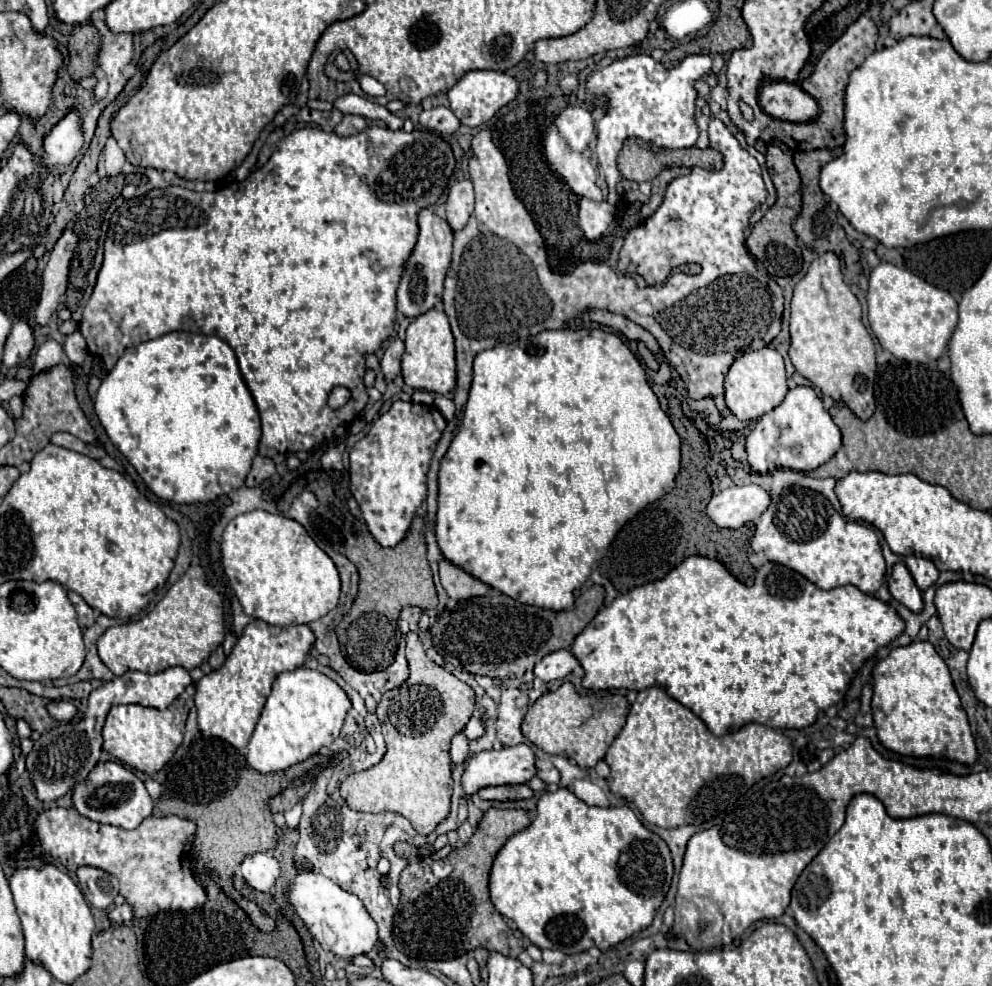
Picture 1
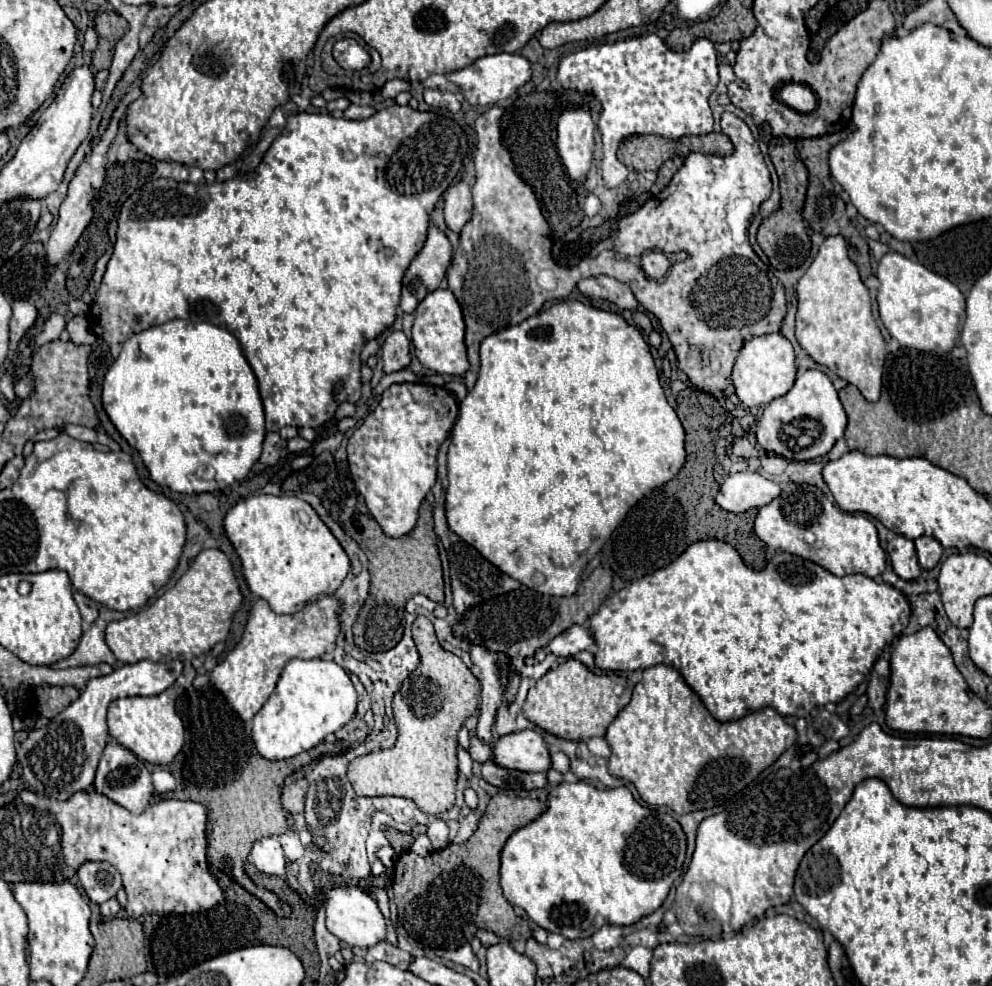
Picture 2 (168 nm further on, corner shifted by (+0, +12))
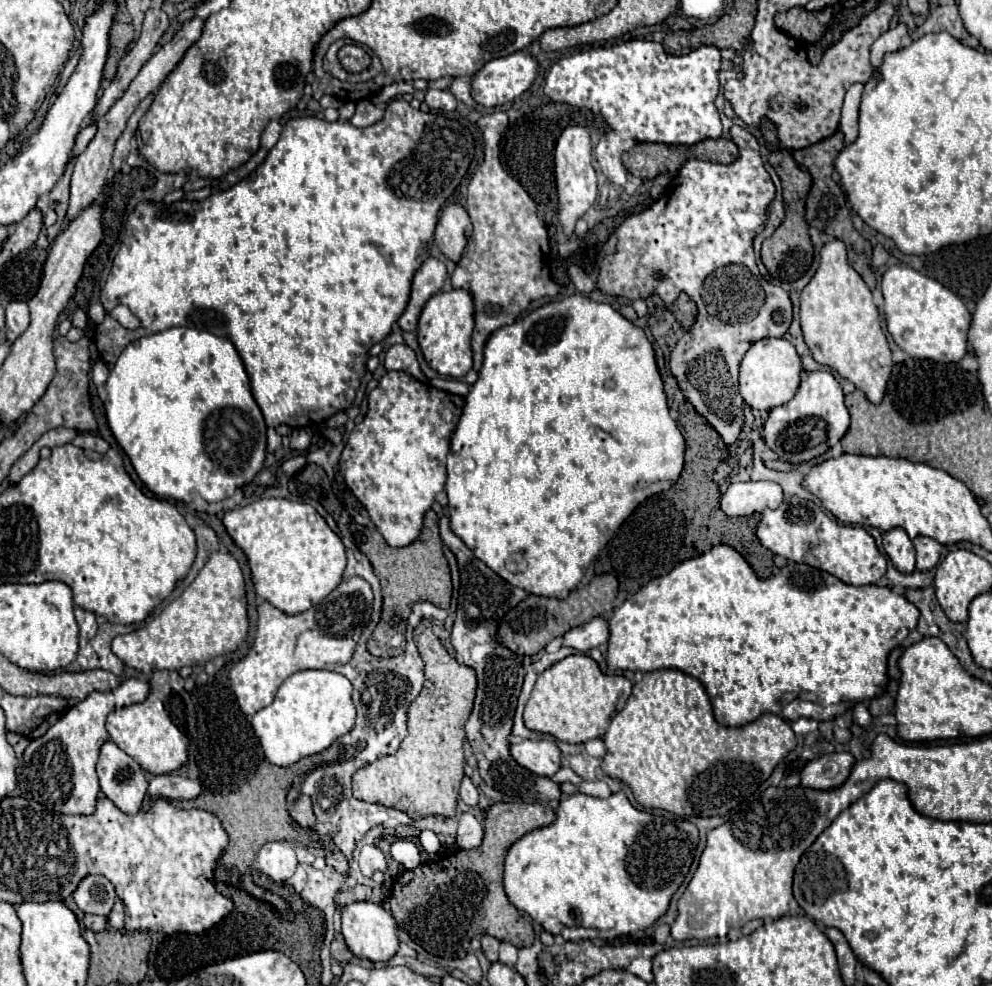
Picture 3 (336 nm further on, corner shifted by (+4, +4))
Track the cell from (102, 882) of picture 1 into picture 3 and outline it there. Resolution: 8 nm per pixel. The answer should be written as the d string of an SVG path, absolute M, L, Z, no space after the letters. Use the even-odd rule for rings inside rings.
M87 876L79 882L77 890L73 892L73 898L81 912L109 916L117 894L113 884L105 876Z

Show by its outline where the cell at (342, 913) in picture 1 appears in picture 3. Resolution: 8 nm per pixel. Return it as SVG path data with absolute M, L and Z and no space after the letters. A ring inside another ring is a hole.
M353 902L353 904L347 904L341 910L341 934L345 938L345 944L349 946L349 950L355 956L367 958L371 962L385 962L399 948L397 926L395 926L393 916L389 912L385 912L383 906L379 906L375 902Z

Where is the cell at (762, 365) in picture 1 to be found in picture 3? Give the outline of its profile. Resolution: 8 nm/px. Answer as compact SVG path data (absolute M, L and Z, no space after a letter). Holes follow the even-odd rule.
M763 338L755 342L739 364L739 392L753 410L771 410L789 402L801 382L801 362L795 346L785 338Z

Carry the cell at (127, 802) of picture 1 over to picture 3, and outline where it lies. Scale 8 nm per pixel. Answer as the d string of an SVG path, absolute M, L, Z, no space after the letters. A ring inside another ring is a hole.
M107 740L101 746L97 774L101 792L125 814L137 814L147 794L143 768L127 756L115 742Z

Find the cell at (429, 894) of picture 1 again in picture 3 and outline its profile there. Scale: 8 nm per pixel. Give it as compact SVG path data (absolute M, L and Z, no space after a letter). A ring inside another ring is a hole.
M493 804L487 810L485 836L479 848L457 850L439 862L419 864L395 880L389 902L397 926L425 952L441 958L465 956L471 938L479 934L491 934L499 942L509 942L515 948L531 946L535 938L533 926L519 916L503 890L503 858L513 842L553 820L555 812L543 804Z

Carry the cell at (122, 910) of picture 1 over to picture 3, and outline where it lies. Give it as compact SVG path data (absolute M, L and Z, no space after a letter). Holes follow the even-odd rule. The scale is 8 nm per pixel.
M85 914L85 926L93 932L103 932L107 928L107 918L97 916L97 914Z

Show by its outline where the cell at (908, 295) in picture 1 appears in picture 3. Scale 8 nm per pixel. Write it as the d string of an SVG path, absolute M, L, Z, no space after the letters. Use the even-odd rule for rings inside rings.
M895 264L895 266L889 266L881 276L881 290L885 298L883 314L885 314L887 330L903 352L907 352L913 358L927 358L935 362L959 362L967 354L967 330L971 324L971 314L967 312L965 304L943 284L923 276L911 266Z

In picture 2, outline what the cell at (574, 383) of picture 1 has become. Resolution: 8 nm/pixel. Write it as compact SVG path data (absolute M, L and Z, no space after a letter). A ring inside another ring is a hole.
M565 300L555 302L547 310L523 320L517 326L505 328L497 334L487 336L481 342L481 370L477 384L461 402L459 418L453 426L451 446L447 454L447 470L449 470L449 488L447 488L447 522L455 534L459 534L467 544L475 546L483 558L491 564L499 566L505 574L519 580L531 590L539 590L541 594L551 596L573 596L577 590L577 582L581 580L581 572L587 562L603 548L603 544L611 538L613 530L621 524L625 514L657 486L669 482L681 466L685 464L685 432L669 406L665 392L659 382L659 372L655 368L653 356L649 352L649 344L645 342L641 330L631 326L621 314L599 310L591 304Z

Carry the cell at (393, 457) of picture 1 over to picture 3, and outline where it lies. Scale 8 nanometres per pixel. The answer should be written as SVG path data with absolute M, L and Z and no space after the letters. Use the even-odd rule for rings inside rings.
M387 372L377 388L369 394L369 412L361 424L357 424L343 448L339 470L345 484L355 498L367 508L369 518L377 526L379 534L389 546L409 546L421 532L423 516L435 502L435 496L445 486L445 458L449 452L449 440L461 416L463 398L437 390L411 378L405 372Z

